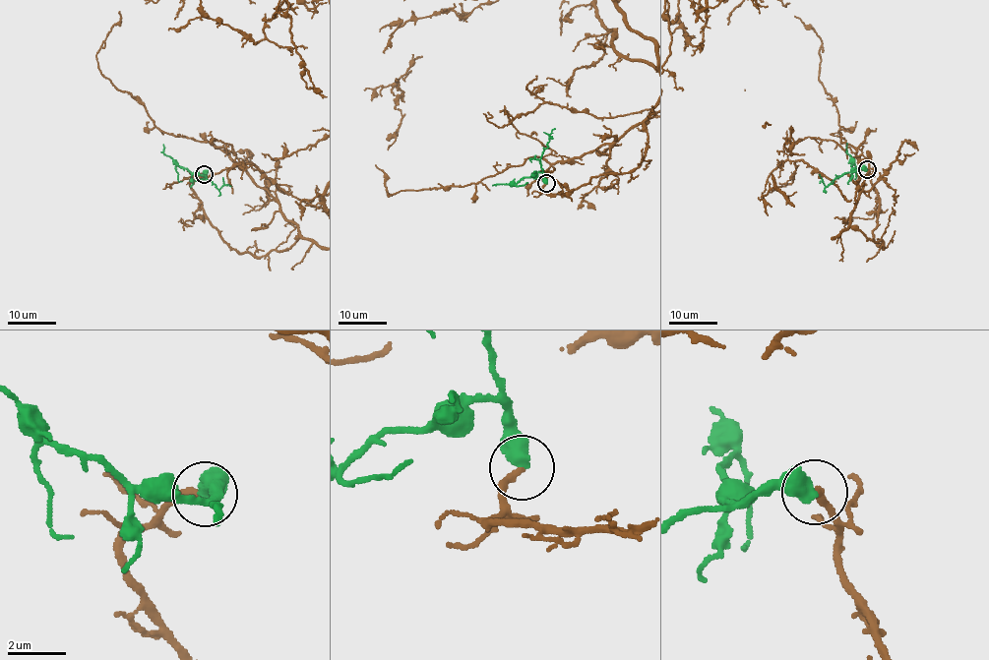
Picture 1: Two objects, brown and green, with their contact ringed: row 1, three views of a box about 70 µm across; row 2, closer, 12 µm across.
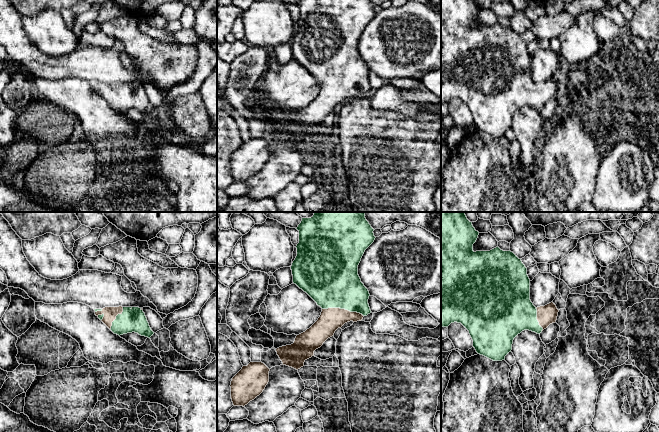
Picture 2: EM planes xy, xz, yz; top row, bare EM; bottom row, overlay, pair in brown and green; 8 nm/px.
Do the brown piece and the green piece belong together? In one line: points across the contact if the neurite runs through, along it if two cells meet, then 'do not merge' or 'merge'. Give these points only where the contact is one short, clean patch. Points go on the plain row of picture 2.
way xz (331, 95), (343, 85), (343, 73), (332, 57); merge

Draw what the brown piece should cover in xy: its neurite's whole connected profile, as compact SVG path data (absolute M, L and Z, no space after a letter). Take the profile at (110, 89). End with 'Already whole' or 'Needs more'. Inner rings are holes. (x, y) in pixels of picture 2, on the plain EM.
M105 83L94 85L95 91L114 109L123 111L138 109L150 114L154 108L151 106L145 89L139 83Z. Needs more

